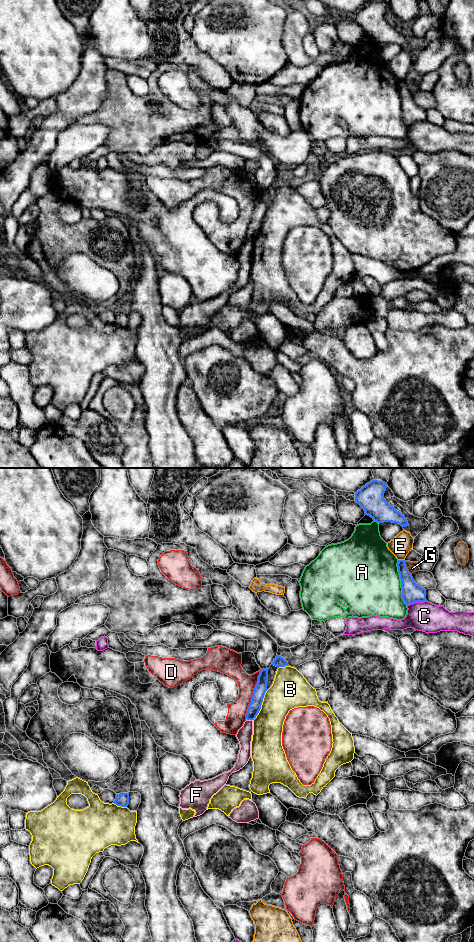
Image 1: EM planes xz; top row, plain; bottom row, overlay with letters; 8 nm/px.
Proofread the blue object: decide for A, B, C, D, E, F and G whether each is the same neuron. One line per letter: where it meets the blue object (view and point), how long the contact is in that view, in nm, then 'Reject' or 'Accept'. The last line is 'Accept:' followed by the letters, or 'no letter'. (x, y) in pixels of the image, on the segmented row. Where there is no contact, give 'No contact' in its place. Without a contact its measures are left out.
A: Touches blue at xz (401, 583). Shared border 380 nm. Reject
B: Touches blue at xz (261, 704). Shared border 280 nm. Reject
C: Touches blue at xz (416, 601). Shared border 170 nm. Reject
D: Touches blue at xz (253, 694). Shared border 420 nm. Reject
E: Touches blue at xz (401, 560). Shared border 60 nm. Reject
F: Touches blue at xz (249, 719). Shared border 60 nm. Reject
G: Touches blue at xz (406, 567). Shared border 120 nm. Reject
Accept: no letter

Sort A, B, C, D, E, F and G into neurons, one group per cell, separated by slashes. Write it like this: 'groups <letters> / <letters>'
groups A / B / C / D / E / F / G

